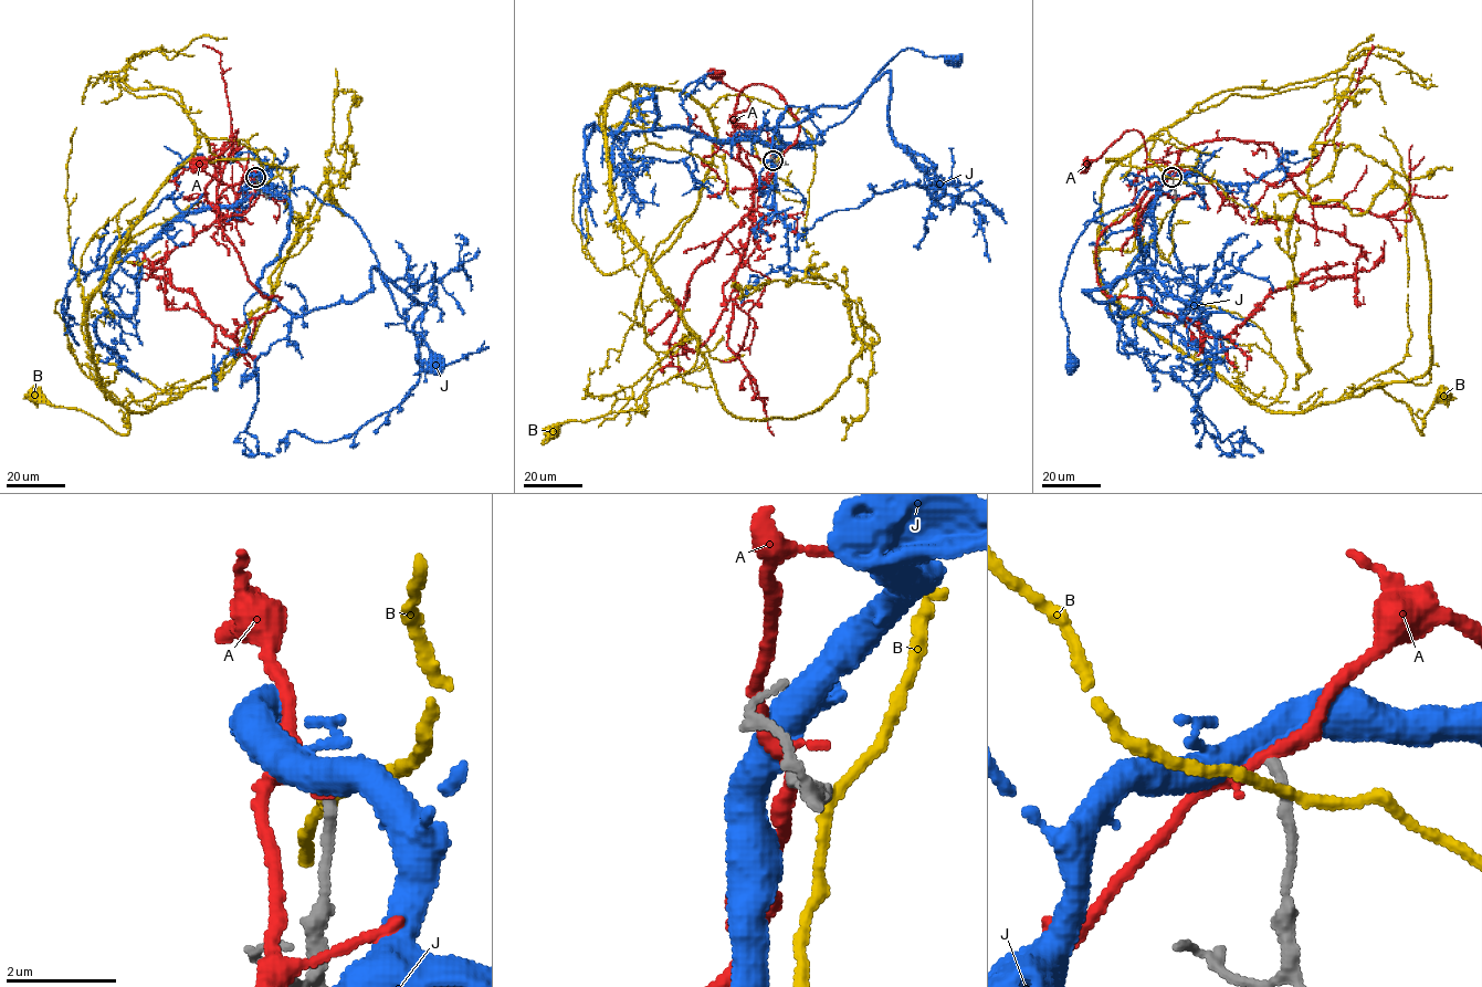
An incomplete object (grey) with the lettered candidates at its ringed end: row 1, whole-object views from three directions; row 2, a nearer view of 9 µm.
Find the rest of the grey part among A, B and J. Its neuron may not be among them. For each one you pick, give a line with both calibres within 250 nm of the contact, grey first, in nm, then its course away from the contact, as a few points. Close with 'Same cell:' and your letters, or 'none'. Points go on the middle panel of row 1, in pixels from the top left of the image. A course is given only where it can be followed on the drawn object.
J: 180/480 nm | via (773, 160), (781, 148), (808, 148), (821, 132), (843, 121), (871, 81), (901, 51), (910, 48), (956, 60)
Same cell: J

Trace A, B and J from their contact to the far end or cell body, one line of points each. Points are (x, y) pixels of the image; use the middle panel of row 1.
A: (774, 160), (734, 125), (753, 83), (797, 139), (669, 342), (706, 340), (749, 239)
B: (775, 160), (775, 137), (718, 139), (680, 90), (611, 96), (613, 209), (697, 358), (642, 409), (552, 431)
J: (773, 160), (781, 148), (808, 148), (821, 132), (843, 121), (871, 81), (901, 51), (910, 48), (956, 60)

